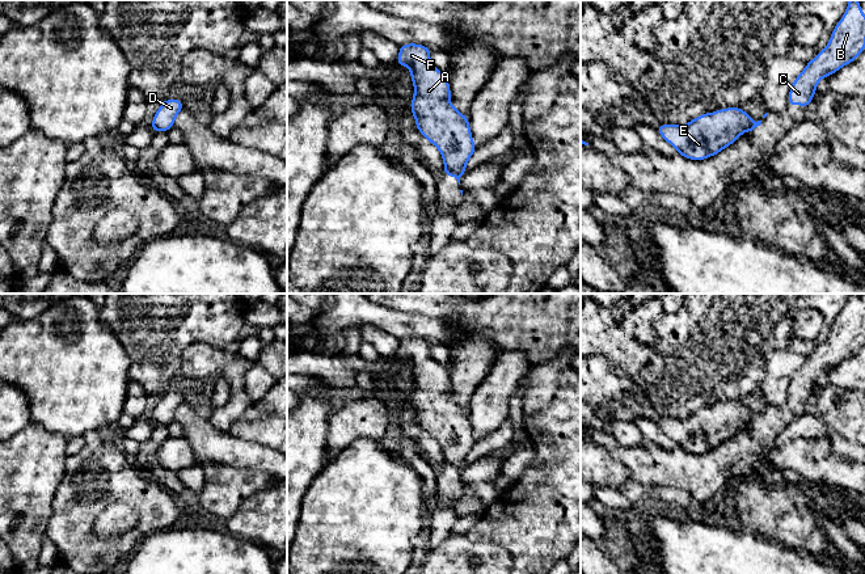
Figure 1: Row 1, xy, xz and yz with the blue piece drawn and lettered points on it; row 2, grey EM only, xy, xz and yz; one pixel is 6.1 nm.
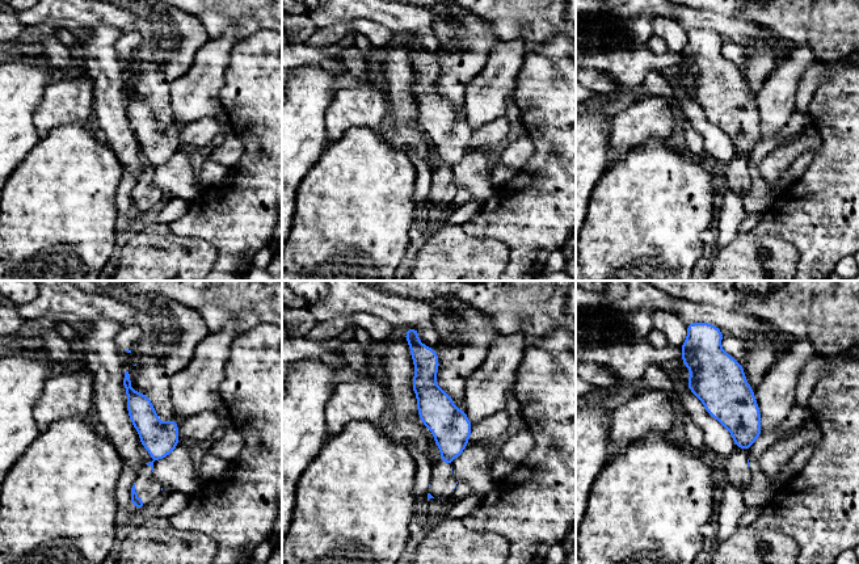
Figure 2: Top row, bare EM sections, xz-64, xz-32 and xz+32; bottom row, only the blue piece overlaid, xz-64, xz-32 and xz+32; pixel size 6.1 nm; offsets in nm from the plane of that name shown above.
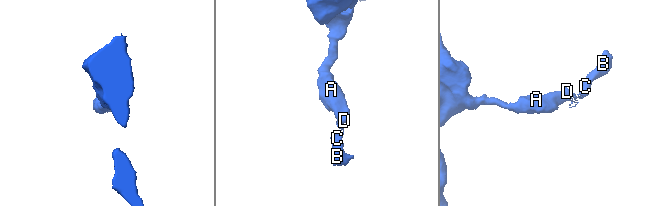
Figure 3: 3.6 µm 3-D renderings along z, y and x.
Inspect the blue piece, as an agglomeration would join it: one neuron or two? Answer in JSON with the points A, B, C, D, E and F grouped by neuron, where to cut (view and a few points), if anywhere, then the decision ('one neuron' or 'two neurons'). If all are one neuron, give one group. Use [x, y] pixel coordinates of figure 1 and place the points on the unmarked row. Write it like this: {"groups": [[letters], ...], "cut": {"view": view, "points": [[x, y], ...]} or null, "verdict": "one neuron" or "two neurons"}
{"groups": [["A", "D", "E", "F"], ["B", "C"]], "cut": {"view": "xz", "points": [[444, 463], [460, 469]]}, "verdict": "two neurons"}

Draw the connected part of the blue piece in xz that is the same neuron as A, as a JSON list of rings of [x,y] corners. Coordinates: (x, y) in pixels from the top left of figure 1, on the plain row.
[[[401,338],[394,358],[410,364],[414,379],[410,404],[417,423],[439,443],[444,464],[464,469],[477,440],[468,409],[459,406],[450,396],[448,370],[432,359],[430,341],[425,338]]]

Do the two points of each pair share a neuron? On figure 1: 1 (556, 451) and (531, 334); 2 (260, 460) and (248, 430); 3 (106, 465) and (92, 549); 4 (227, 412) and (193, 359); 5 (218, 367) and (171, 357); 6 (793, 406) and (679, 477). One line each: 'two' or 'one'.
1: two
2: two
3: one
4: one
5: two
6: one

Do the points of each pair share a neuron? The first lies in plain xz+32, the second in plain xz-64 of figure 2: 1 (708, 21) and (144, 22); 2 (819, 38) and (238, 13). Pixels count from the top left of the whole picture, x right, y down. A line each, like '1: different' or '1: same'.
1: different
2: same

